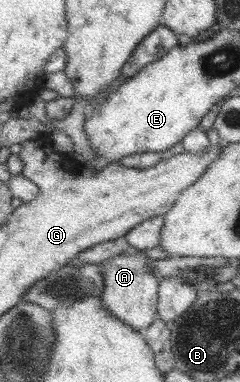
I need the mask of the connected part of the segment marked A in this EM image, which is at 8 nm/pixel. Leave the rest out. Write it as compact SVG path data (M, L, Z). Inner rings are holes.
M130 250L98 265L101 267L104 282L99 294L104 309L134 331L145 329L157 316L155 304L158 279L152 275L147 260L142 251Z

